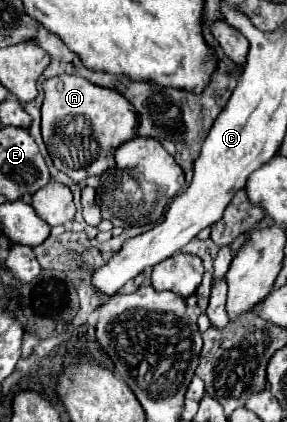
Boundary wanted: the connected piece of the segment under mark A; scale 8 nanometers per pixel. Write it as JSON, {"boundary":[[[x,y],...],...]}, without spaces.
{"boundary":[[[54,76],[42,82],[44,104],[42,104],[42,138],[46,142],[48,154],[58,170],[68,174],[74,182],[86,180],[86,176],[100,176],[114,166],[114,150],[126,140],[136,136],[136,114],[134,106],[122,98],[120,92],[110,88],[100,88],[82,76]]]}

